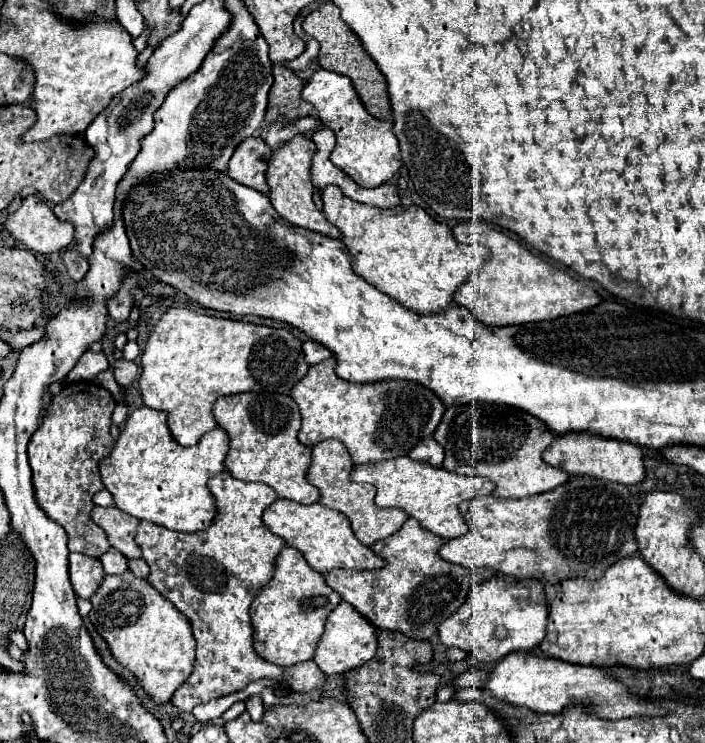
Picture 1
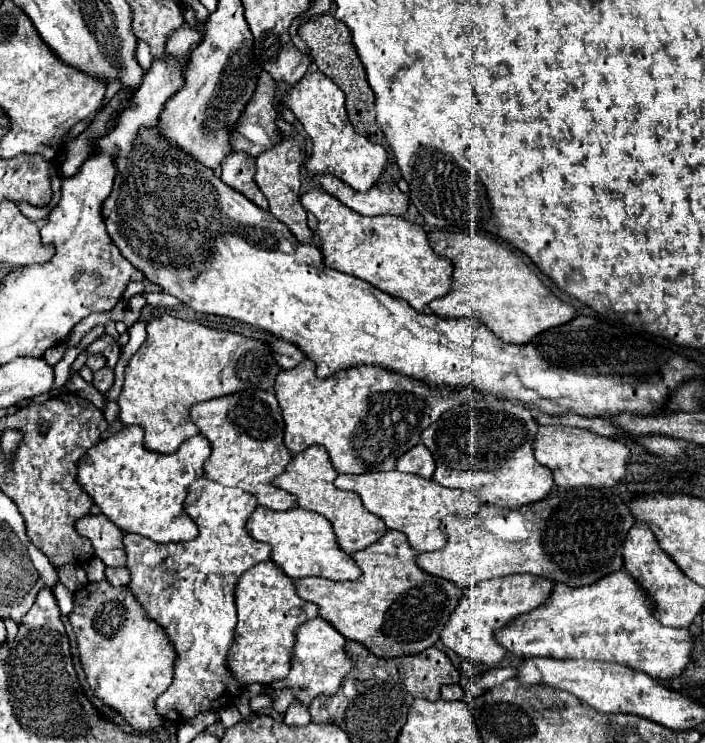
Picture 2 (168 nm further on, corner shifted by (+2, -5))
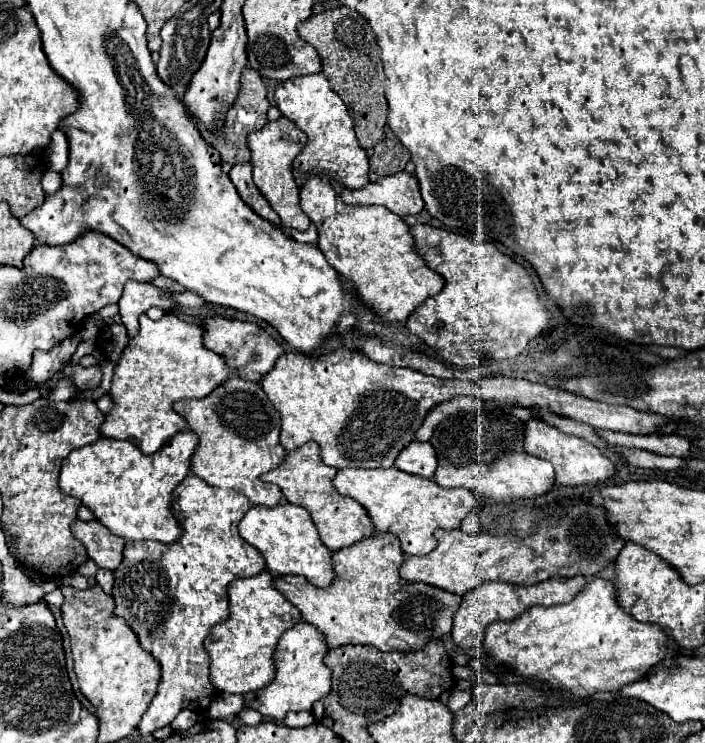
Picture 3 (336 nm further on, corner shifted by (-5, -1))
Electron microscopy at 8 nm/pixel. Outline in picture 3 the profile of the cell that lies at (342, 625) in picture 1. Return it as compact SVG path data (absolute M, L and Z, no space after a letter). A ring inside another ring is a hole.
M300 622L292 626L284 636L278 640L276 652L274 652L274 666L276 674L274 680L256 692L248 692L244 696L246 704L244 708L254 708L262 716L272 718L276 722L282 722L288 712L300 712L300 710L312 710L312 704L330 692L330 668L324 666L322 658L328 652L324 636L320 630L316 630L312 624Z

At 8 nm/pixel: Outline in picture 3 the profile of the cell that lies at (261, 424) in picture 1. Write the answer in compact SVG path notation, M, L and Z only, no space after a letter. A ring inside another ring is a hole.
M228 378L206 398L178 400L174 410L188 422L198 436L198 448L190 458L190 472L210 486L232 488L242 492L252 504L278 506L282 492L258 476L282 464L286 450L280 446L280 414L268 402L258 382Z

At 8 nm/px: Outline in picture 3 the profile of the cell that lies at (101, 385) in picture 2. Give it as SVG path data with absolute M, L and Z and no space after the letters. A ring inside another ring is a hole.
M68 364L64 368L64 378L70 378L74 382L74 386L78 390L92 390L100 384L100 378L102 378L102 372L98 366L74 366L74 364Z

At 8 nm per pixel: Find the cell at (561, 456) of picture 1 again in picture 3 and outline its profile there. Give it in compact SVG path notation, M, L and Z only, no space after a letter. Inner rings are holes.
M530 418L524 422L524 450L536 458L544 458L552 462L554 472L556 472L556 482L562 486L598 484L598 482L606 482L614 474L614 464L594 444L578 436L562 434L560 430L536 418Z

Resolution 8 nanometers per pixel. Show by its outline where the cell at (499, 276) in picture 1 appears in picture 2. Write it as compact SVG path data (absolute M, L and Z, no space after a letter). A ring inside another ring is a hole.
M431 230L429 242L439 256L451 258L455 266L453 286L449 294L429 304L433 314L443 318L475 318L481 320L497 338L513 344L525 344L535 334L561 326L575 318L577 310L559 300L537 274L501 242L465 232Z

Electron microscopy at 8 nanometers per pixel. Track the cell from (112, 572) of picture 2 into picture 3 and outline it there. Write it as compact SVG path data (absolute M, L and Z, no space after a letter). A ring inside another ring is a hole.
M98 570L98 572L96 572L96 582L100 584L100 588L102 588L104 592L110 594L112 584L114 584L114 576L112 576L112 572L108 572L108 570Z

